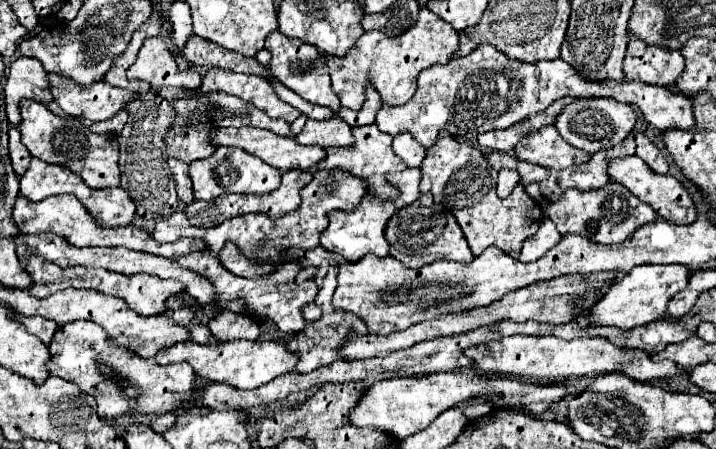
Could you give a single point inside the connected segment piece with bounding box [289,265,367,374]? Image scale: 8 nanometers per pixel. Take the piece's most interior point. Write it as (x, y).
(317, 342)

